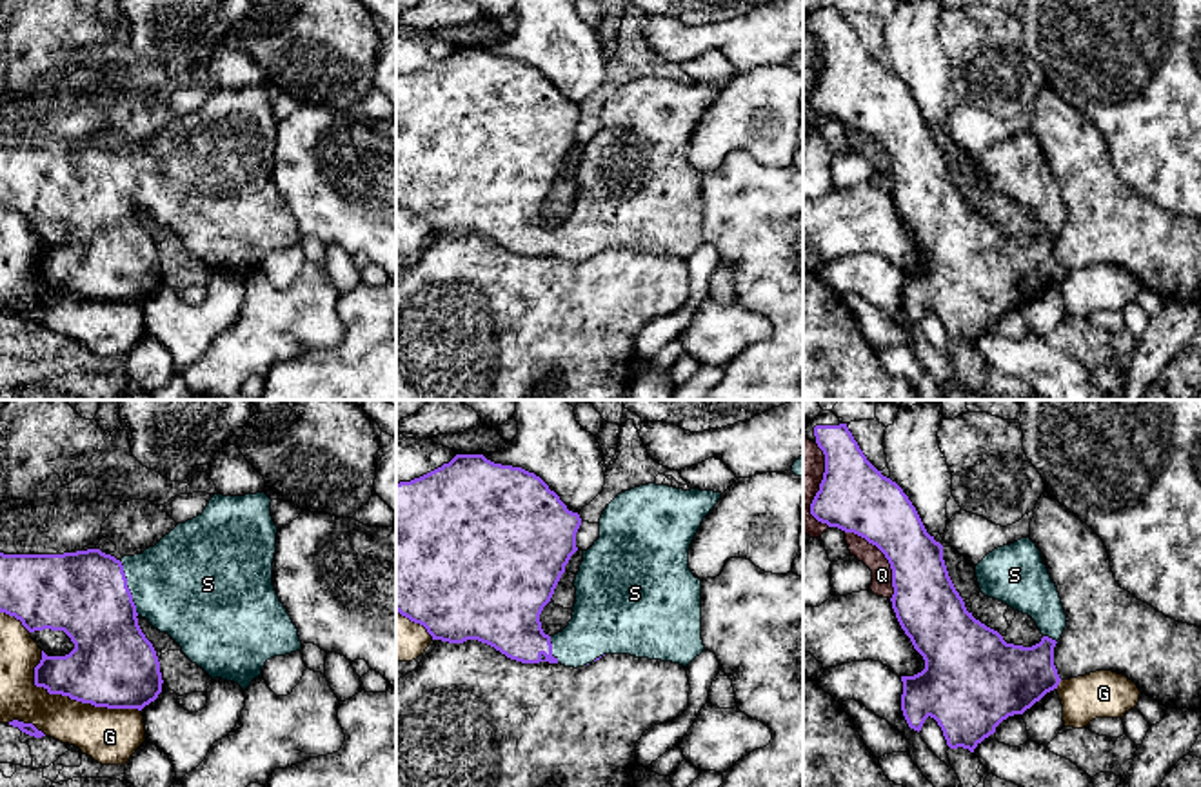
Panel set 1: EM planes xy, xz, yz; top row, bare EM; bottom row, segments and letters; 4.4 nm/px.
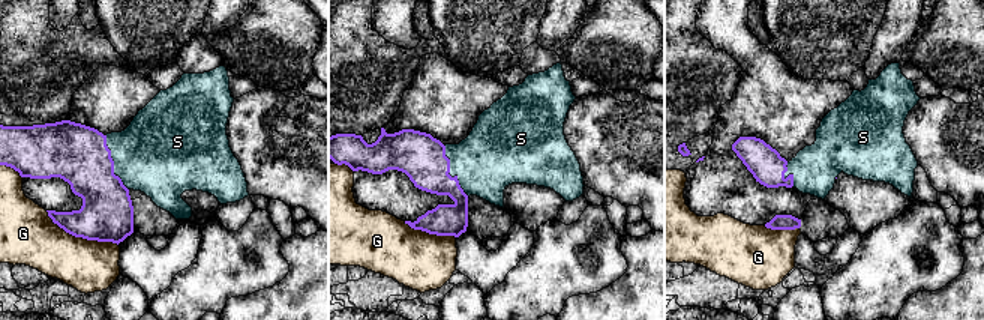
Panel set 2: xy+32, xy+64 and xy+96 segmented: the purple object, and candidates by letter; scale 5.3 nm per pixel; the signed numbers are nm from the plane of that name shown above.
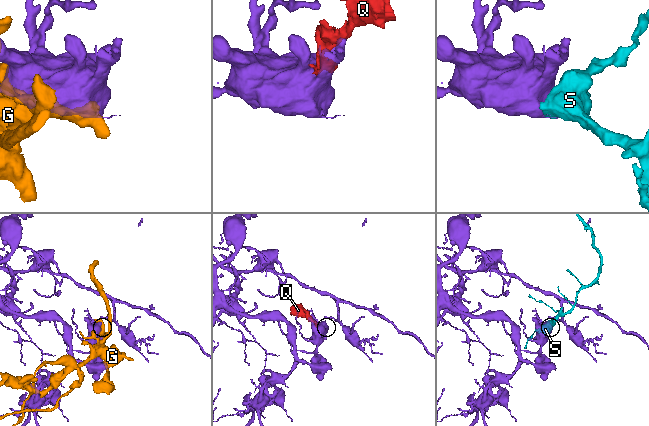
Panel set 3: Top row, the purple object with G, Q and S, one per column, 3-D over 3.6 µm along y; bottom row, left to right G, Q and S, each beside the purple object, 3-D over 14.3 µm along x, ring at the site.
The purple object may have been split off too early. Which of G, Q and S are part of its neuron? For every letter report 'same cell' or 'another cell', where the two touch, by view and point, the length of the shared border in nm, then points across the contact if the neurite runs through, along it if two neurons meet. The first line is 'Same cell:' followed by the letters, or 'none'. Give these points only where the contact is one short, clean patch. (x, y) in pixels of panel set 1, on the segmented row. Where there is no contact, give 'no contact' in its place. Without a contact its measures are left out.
Same cell: S
G: another cell | xy (71, 698) | 500 nm
Q: another cell | yz (885, 557) | 360 nm
S: same cell | xy (128, 587) | 260 nm

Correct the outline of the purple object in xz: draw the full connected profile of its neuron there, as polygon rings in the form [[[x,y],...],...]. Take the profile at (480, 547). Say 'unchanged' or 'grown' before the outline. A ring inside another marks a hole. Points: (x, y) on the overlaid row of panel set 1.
grown; [[[456,454],[449,463],[420,478],[396,483],[396,611],[423,625],[432,640],[478,640],[521,663],[549,662],[578,669],[605,654],[630,654],[689,667],[705,651],[701,580],[689,569],[689,549],[720,498],[721,493],[714,491],[683,491],[656,483],[618,494],[600,518],[600,538],[583,551],[574,580],[572,620],[561,633],[549,636],[541,629],[540,614],[578,551],[580,514],[569,511],[534,473],[494,463],[483,454]]]

